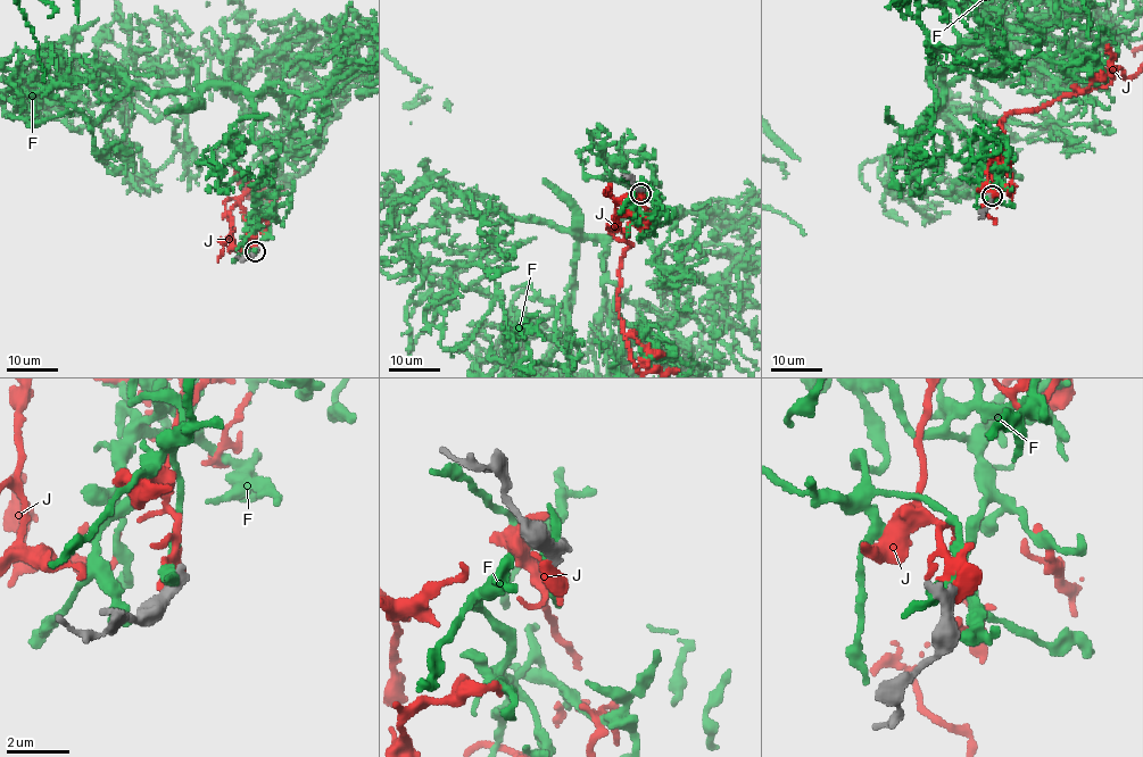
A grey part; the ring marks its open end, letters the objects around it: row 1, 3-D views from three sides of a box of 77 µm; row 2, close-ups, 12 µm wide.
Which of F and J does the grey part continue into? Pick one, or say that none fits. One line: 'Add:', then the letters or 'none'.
Add: none

